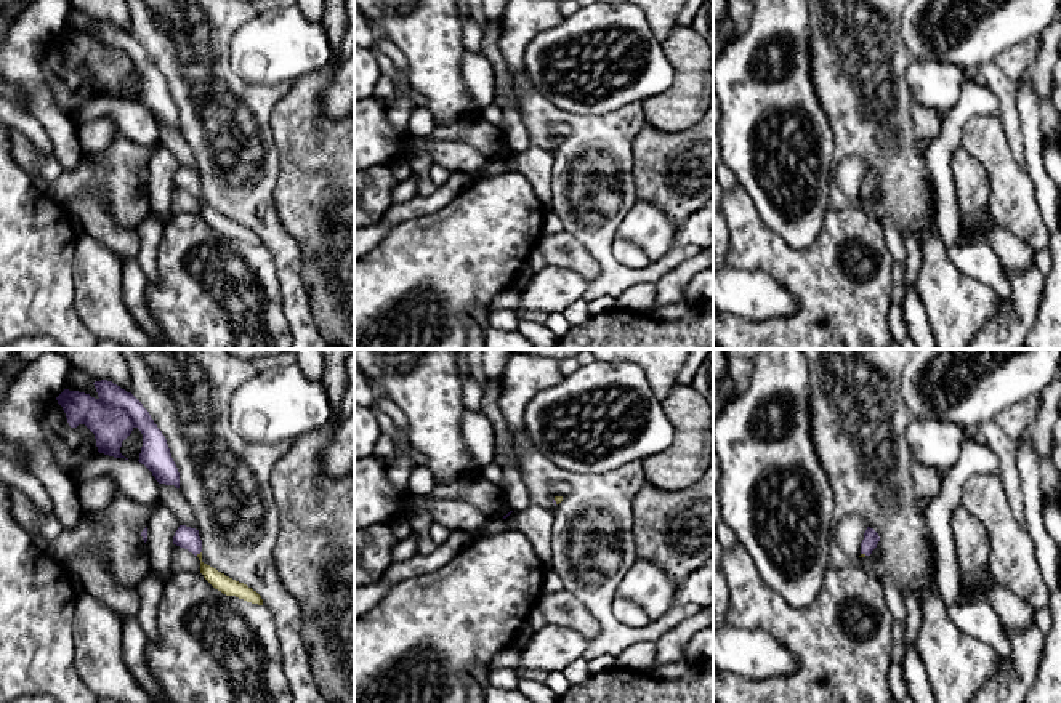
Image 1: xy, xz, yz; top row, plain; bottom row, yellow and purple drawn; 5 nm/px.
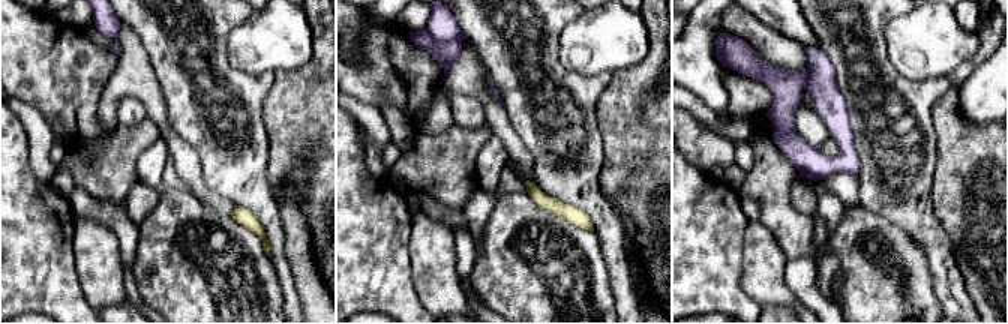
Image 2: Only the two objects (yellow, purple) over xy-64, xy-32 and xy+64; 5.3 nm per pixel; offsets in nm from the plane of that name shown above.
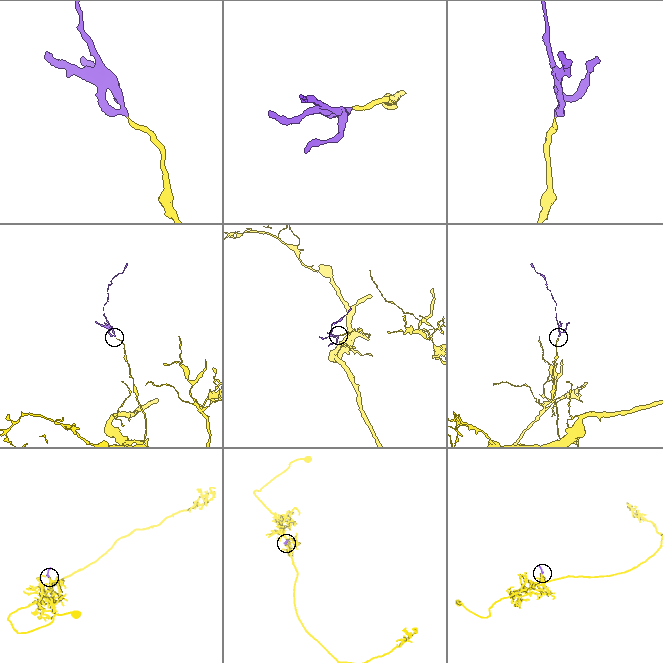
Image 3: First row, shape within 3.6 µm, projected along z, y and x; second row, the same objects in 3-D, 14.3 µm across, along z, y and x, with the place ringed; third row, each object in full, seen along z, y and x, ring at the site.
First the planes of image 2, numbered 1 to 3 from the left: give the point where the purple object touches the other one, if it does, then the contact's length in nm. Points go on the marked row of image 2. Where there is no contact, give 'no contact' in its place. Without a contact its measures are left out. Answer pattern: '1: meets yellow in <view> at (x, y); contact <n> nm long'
1: no contact
2: no contact
3: no contact

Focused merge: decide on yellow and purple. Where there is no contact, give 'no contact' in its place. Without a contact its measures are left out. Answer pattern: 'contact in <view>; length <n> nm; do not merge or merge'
contact in xy; length 40 nm; merge

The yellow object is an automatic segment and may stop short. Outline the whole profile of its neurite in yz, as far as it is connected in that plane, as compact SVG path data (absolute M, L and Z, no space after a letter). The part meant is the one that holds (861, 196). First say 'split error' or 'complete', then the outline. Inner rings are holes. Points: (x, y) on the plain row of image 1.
split error; M867 168L867 171L864 175L864 181L861 184L861 197L859 199L870 197L872 192L877 189L878 183L880 183L878 175L873 170Z

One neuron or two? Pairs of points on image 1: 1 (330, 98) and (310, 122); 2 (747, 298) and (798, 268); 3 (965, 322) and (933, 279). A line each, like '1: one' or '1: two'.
1: two
2: two
3: one

